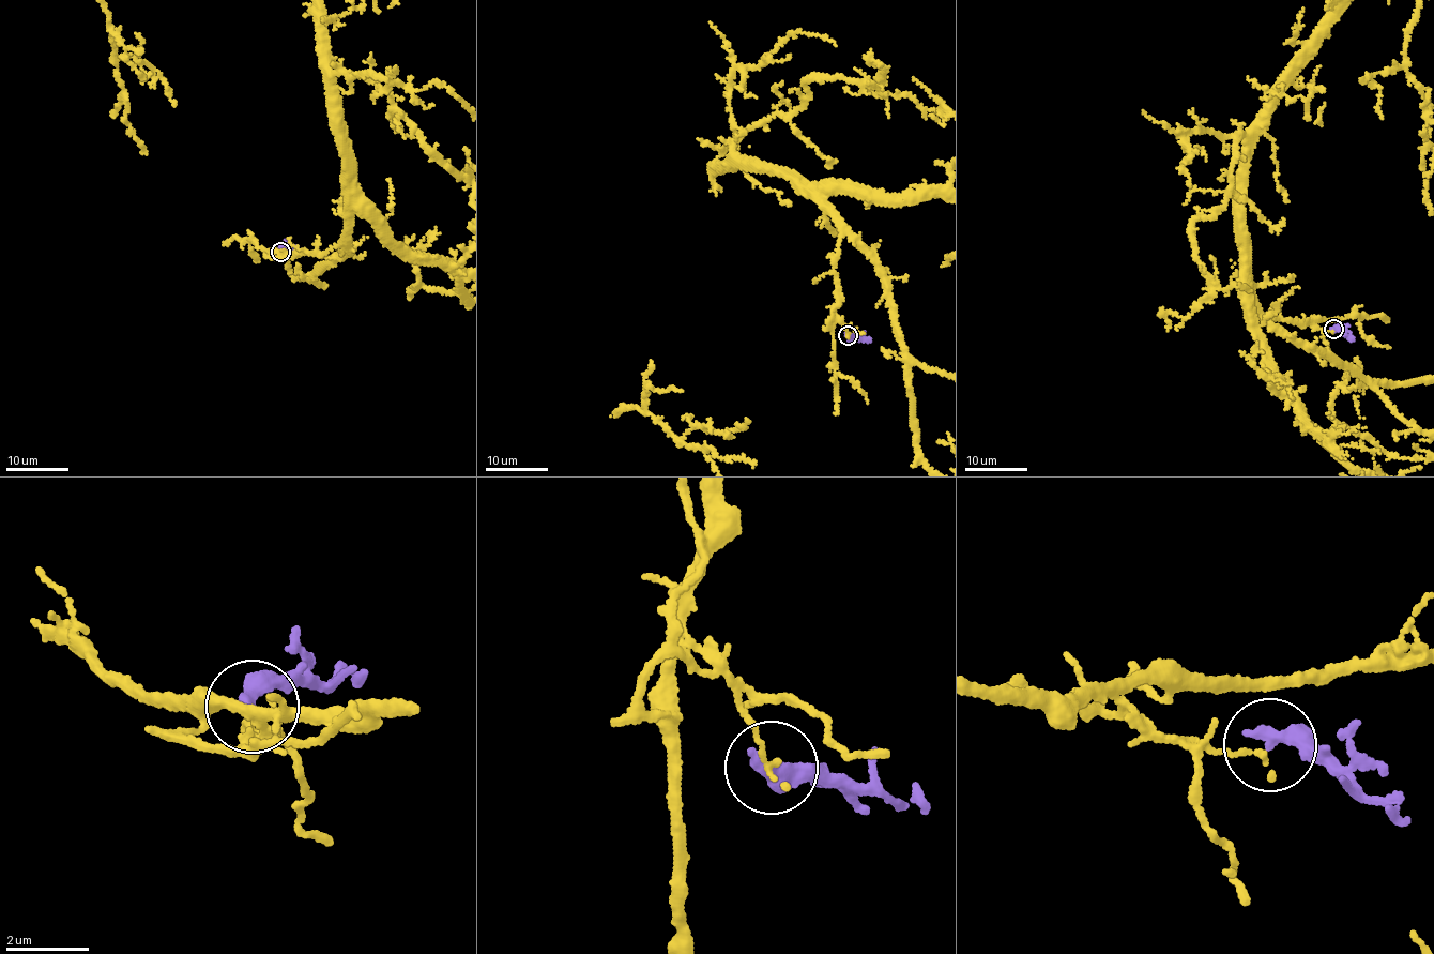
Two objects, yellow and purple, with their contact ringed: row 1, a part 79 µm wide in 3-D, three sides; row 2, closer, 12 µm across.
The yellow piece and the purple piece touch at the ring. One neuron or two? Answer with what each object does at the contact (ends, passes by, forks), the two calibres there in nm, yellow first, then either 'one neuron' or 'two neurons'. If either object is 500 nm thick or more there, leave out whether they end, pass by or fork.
yellow ends there; purple ends there; 130 nm thick on the yellow side, 460 nm on the other; two neurons

